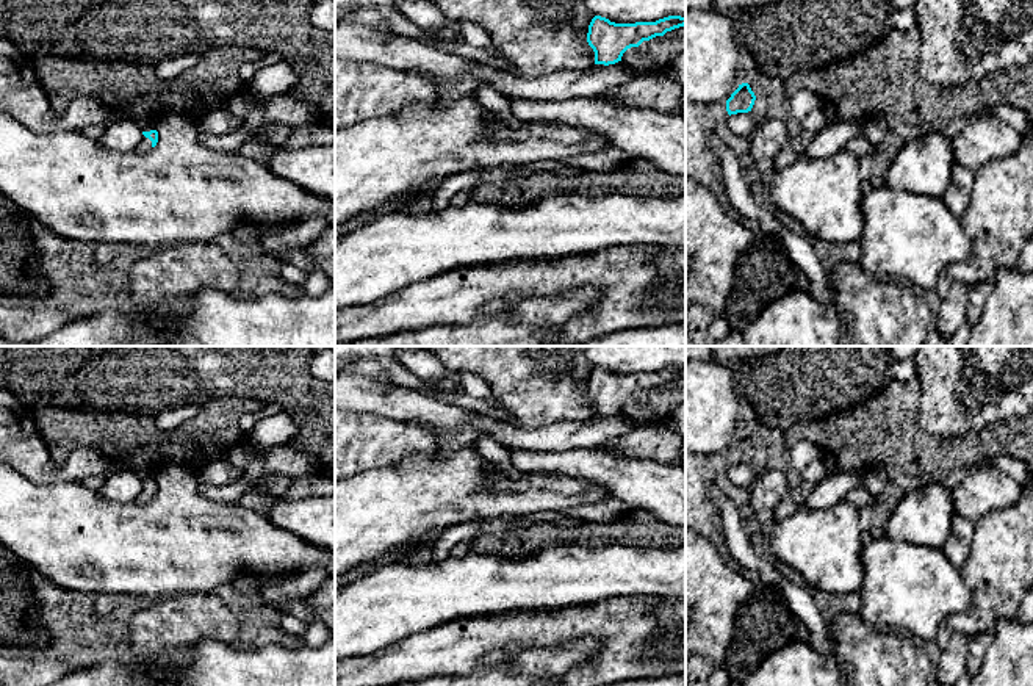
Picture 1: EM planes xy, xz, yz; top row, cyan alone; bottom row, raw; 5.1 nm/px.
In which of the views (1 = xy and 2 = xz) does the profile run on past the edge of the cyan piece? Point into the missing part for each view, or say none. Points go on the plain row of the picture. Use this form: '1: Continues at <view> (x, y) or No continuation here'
1: Continues at xy (144, 497)
2: No continuation here

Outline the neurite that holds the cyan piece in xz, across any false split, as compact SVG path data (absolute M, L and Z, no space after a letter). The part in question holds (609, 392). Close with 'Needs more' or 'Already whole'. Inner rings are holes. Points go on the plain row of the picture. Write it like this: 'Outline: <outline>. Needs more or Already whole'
Outline: M595 366L588 376L587 393L595 403L595 415L615 415L631 398L684 377L686 368L668 366L656 373L615 374Z. Already whole

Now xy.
Outline: M147 478L142 482L142 490L136 498L136 503L146 504L149 503L152 498L155 498L158 493L158 482L157 478Z. Needs more

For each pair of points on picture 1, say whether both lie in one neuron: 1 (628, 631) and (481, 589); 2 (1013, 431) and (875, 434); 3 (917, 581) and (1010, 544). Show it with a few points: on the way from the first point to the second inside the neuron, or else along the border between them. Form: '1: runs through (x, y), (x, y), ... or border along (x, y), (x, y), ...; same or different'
1: border along (587, 603), (551, 610), (514, 610); different
2: runs through (979, 447), (971, 450), (910, 450); same
3: border along (960, 570), (972, 592), (972, 603), (969, 606); different

